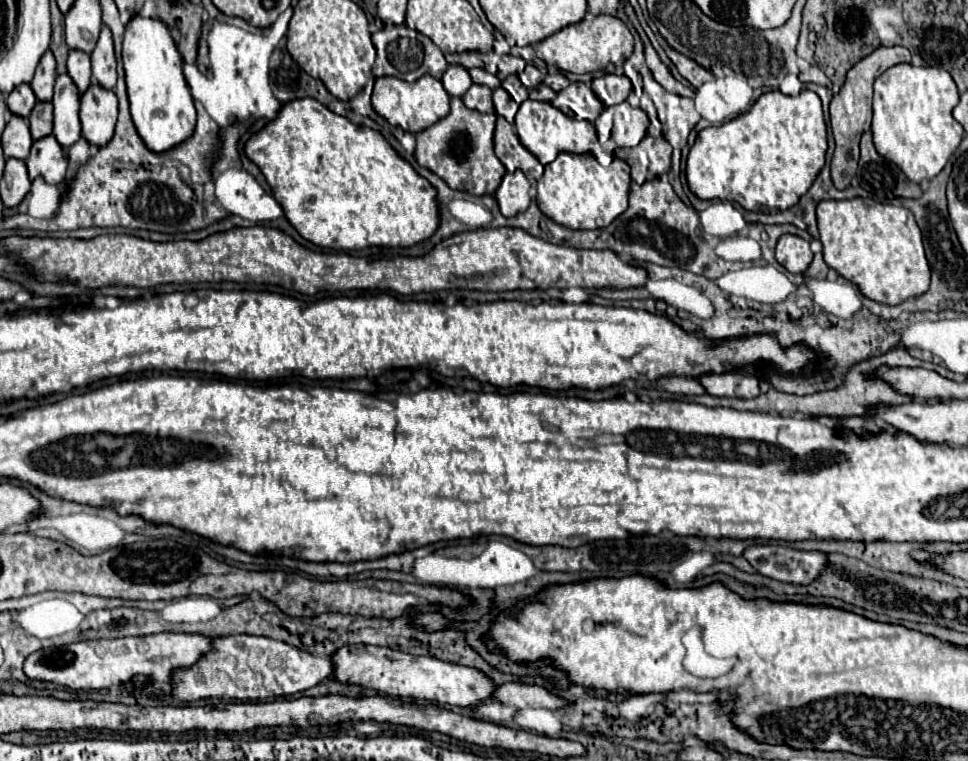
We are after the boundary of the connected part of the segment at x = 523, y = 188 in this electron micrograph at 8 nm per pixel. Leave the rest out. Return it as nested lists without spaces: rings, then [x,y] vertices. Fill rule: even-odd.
[[[513,172],[513,174],[505,174],[501,186],[495,192],[499,210],[505,218],[515,216],[519,212],[525,212],[531,204],[531,196],[529,196],[529,180],[525,178],[523,172]]]

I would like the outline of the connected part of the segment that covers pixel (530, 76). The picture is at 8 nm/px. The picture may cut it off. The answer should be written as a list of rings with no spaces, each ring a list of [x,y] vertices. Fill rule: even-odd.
[[[527,65],[524,71],[519,75],[522,84],[527,88],[535,88],[543,82],[545,75],[533,65]]]

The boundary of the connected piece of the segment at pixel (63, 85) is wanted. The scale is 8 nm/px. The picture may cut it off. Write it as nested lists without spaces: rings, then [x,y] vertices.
[[[67,74],[57,76],[55,96],[51,104],[55,106],[53,136],[63,148],[69,148],[81,138],[81,124],[79,124],[79,92]]]

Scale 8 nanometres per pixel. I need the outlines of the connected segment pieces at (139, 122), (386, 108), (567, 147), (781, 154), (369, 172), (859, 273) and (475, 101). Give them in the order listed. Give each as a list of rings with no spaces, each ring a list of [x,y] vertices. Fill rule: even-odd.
[[[135,16],[125,28],[123,66],[127,74],[127,94],[133,124],[151,152],[167,152],[183,144],[195,128],[197,116],[189,86],[183,74],[183,58],[169,28],[161,20]]]
[[[383,76],[375,80],[375,88],[373,88],[373,108],[379,116],[383,116],[389,124],[403,128],[405,132],[417,134],[433,124],[437,124],[437,120],[443,120],[449,114],[449,94],[445,92],[441,80],[433,78],[433,76],[421,76],[415,82],[405,82],[401,78],[393,78],[393,76]]]
[[[525,100],[519,106],[519,112],[514,119],[514,127],[521,144],[537,156],[541,164],[549,164],[557,158],[561,152],[571,152],[571,154],[593,154],[599,156],[603,152],[595,126],[587,120],[573,120],[565,116],[561,110],[553,108],[549,102],[535,102],[535,100]]]
[[[773,90],[765,92],[749,112],[721,126],[701,130],[687,156],[685,176],[691,192],[701,200],[729,200],[751,212],[787,210],[795,206],[797,200],[811,188],[825,164],[827,149],[827,126],[819,96],[811,90],[801,90],[797,96],[785,96],[779,90]]]
[[[313,98],[283,104],[279,116],[245,144],[245,154],[261,168],[283,206],[291,226],[309,242],[333,250],[363,250],[369,246],[409,248],[429,240],[439,224],[437,190],[403,160],[385,136],[373,128],[353,124]]]
[[[863,198],[821,200],[817,206],[817,222],[827,266],[857,284],[867,298],[897,306],[929,290],[931,272],[923,250],[923,236],[913,220],[913,212],[907,208]]]
[[[473,84],[465,96],[463,96],[463,104],[471,110],[477,110],[477,112],[483,112],[483,114],[491,114],[493,112],[493,100],[491,100],[491,94],[493,90],[489,90],[487,86],[481,86],[481,84]]]

